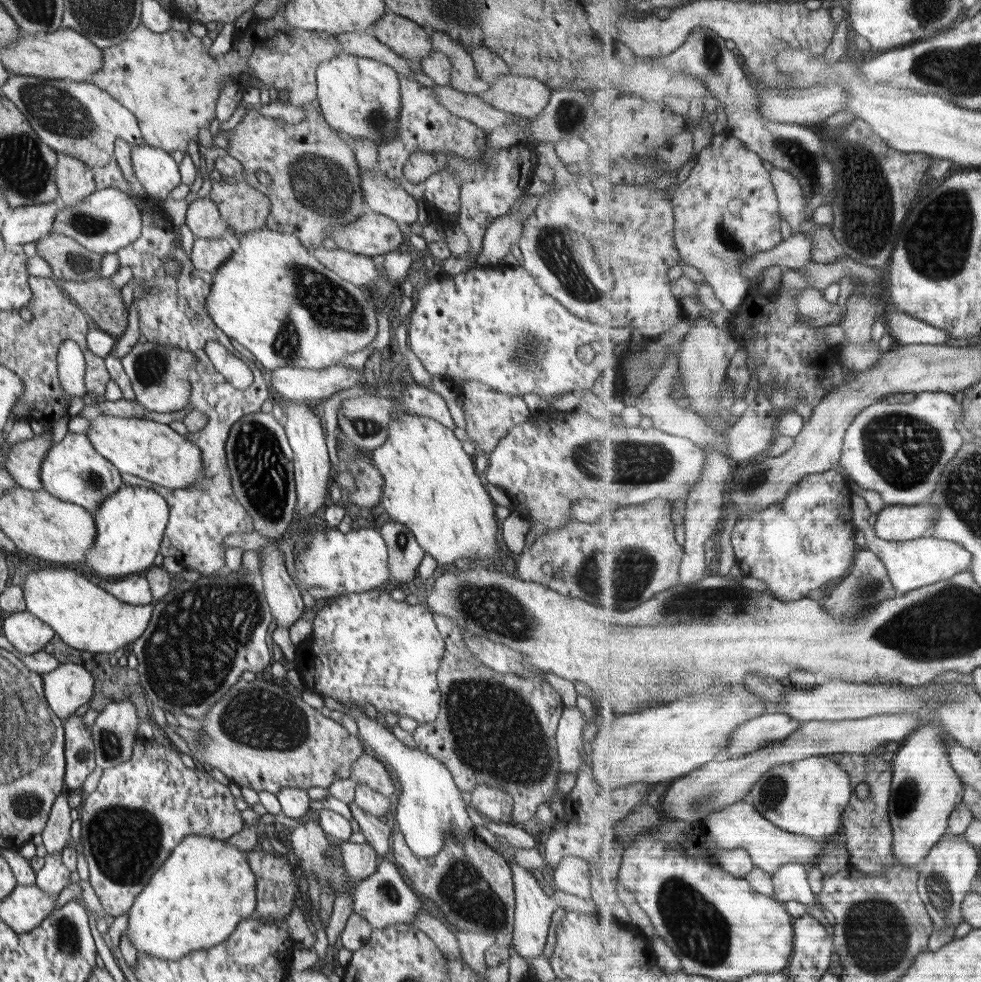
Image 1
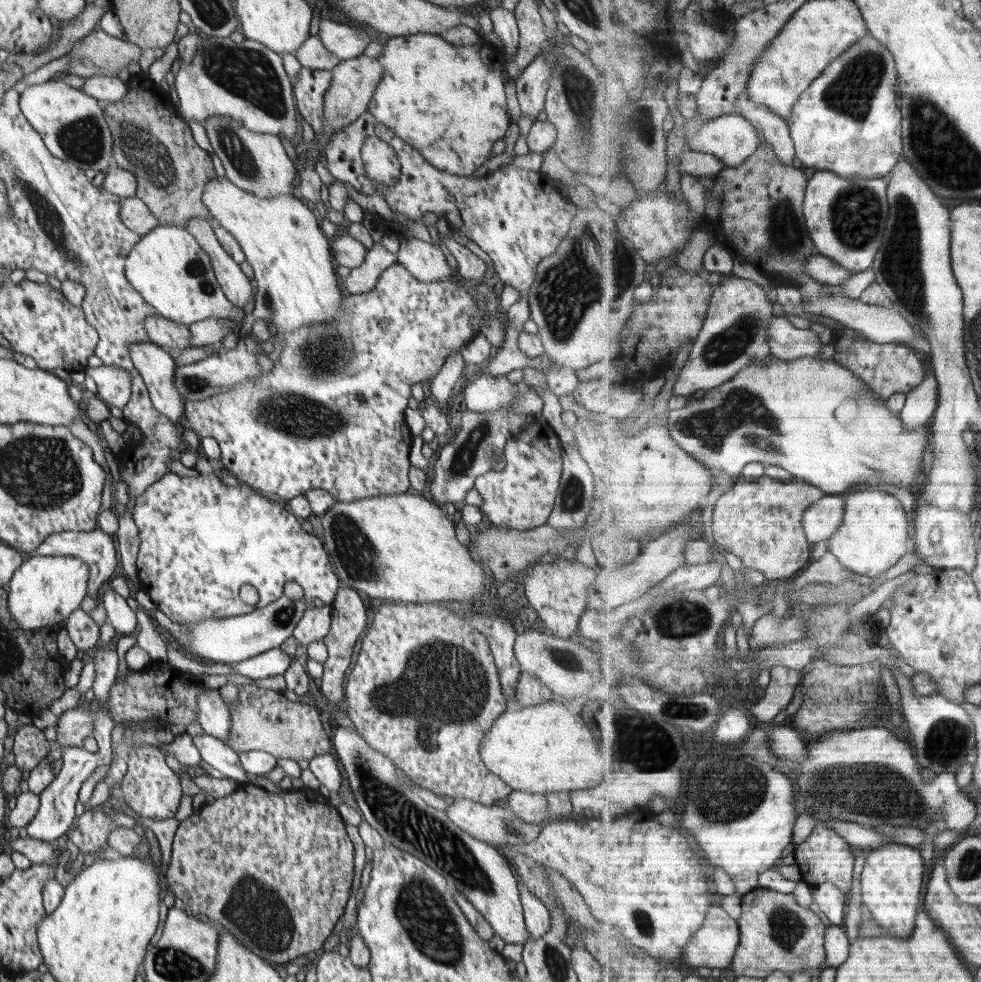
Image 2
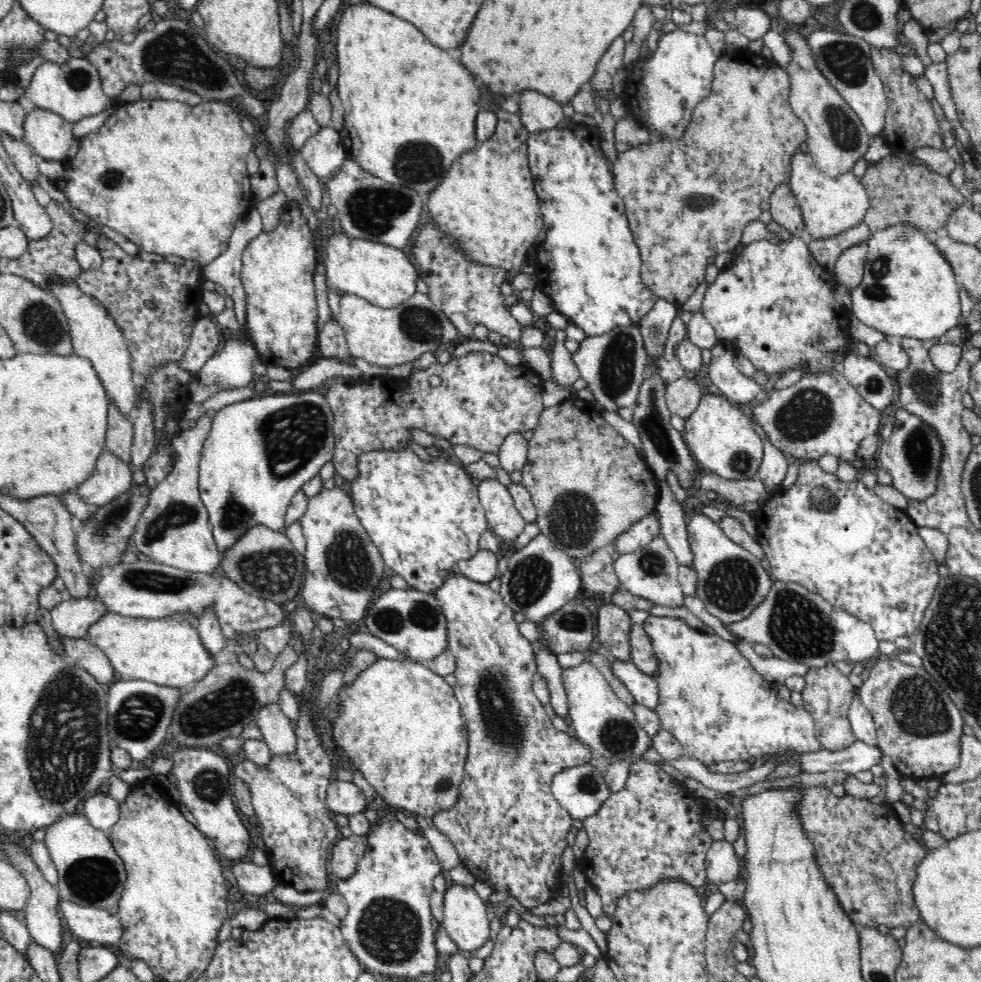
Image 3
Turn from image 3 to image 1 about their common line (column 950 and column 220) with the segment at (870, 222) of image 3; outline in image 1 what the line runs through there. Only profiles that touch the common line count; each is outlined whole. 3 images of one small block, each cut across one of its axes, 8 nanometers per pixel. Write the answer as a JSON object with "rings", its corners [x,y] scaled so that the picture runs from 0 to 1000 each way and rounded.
{"rings":[[[229,183],[223,186],[211,184],[207,198],[221,208],[226,222],[242,239],[272,230],[276,206],[269,197],[249,183],[239,187],[232,187]]]}

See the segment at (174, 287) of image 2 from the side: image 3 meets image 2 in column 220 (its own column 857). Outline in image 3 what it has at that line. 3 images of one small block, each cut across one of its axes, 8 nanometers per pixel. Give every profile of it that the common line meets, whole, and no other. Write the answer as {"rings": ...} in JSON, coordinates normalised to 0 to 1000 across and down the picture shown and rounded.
{"rings":[[[915,227],[907,232],[893,234],[883,246],[883,268],[881,283],[875,293],[864,295],[869,305],[867,318],[881,330],[896,336],[904,342],[932,343],[934,345],[958,344],[966,336],[981,329],[981,310],[979,308],[979,290],[966,264],[946,242],[930,227]]]}

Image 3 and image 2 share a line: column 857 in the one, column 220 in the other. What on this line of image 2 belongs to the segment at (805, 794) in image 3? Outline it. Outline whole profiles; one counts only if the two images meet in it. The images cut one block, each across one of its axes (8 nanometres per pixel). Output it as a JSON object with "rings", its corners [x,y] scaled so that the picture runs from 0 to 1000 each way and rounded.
{"rings":[[[249,796],[239,808],[219,814],[217,819],[202,819],[192,833],[183,836],[176,853],[172,880],[165,887],[168,904],[188,919],[193,930],[198,933],[203,930],[210,932],[214,939],[218,939],[234,949],[250,965],[261,970],[273,981],[286,983],[306,979],[312,971],[324,973],[327,970],[343,939],[351,932],[352,924],[357,915],[361,898],[361,863],[344,822],[337,819],[337,815],[325,809],[324,804],[309,801],[281,808],[272,805],[256,796]]]}

